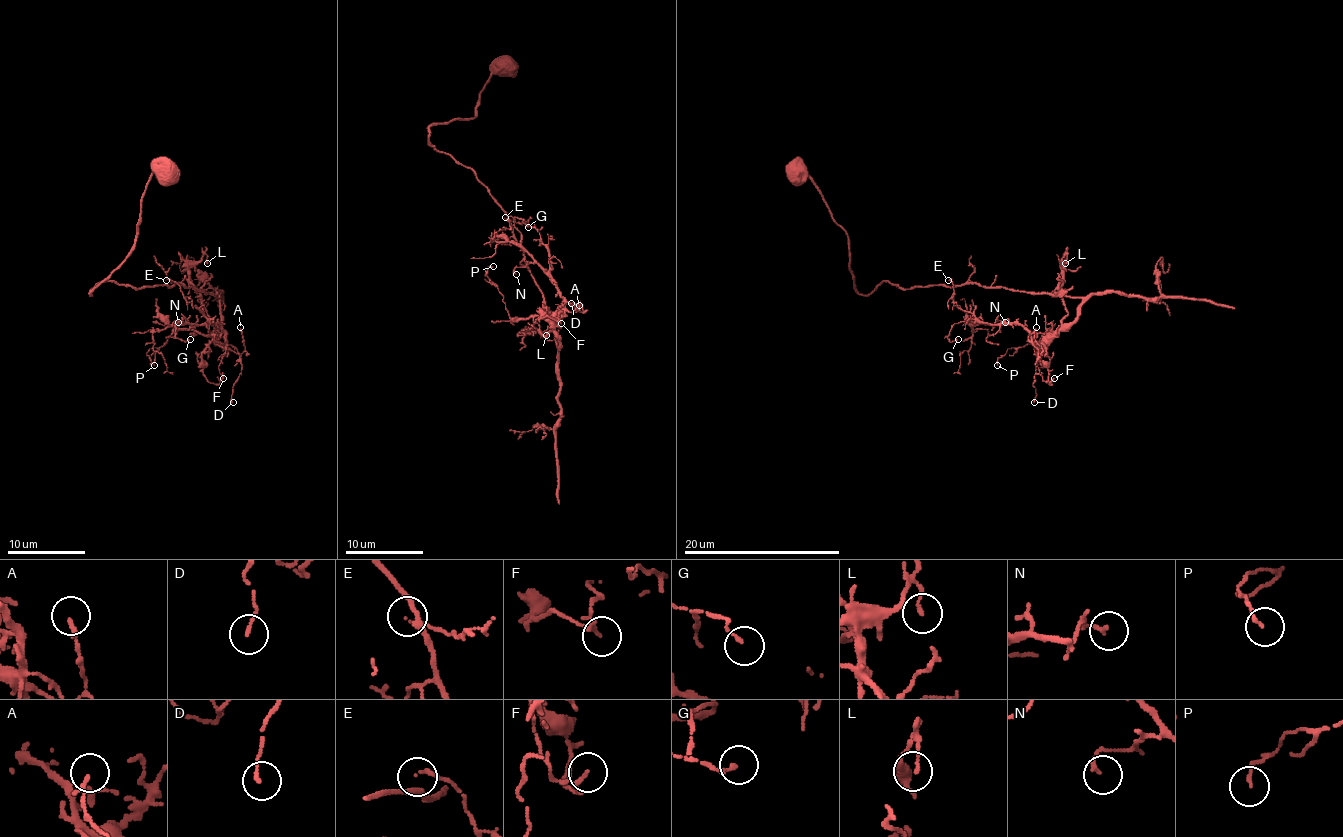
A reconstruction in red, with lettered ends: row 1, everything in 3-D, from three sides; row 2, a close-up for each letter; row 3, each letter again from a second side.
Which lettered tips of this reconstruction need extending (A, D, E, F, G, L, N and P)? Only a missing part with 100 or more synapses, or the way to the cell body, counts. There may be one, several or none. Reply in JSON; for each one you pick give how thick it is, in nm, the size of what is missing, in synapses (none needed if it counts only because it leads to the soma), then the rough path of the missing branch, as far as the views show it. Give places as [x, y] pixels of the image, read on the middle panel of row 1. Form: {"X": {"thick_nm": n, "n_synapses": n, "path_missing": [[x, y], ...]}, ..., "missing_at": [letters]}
{"missing_at": []}

